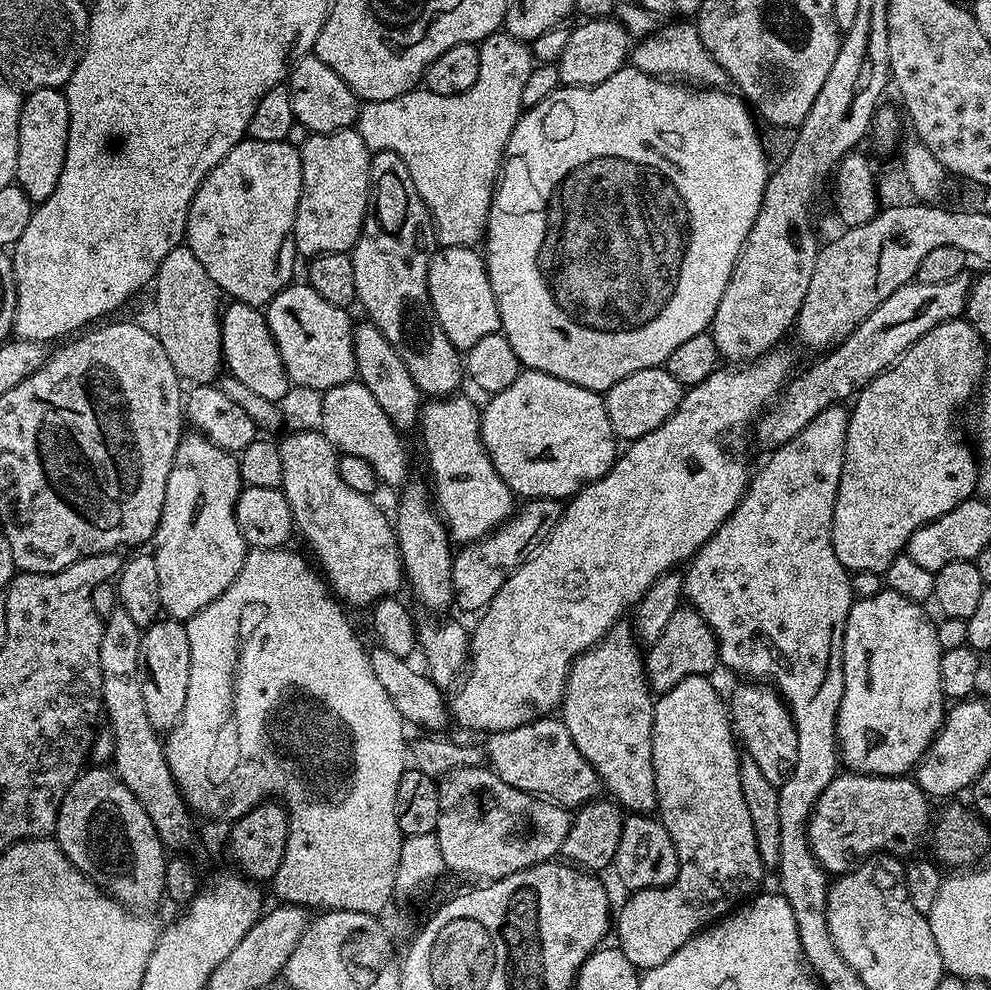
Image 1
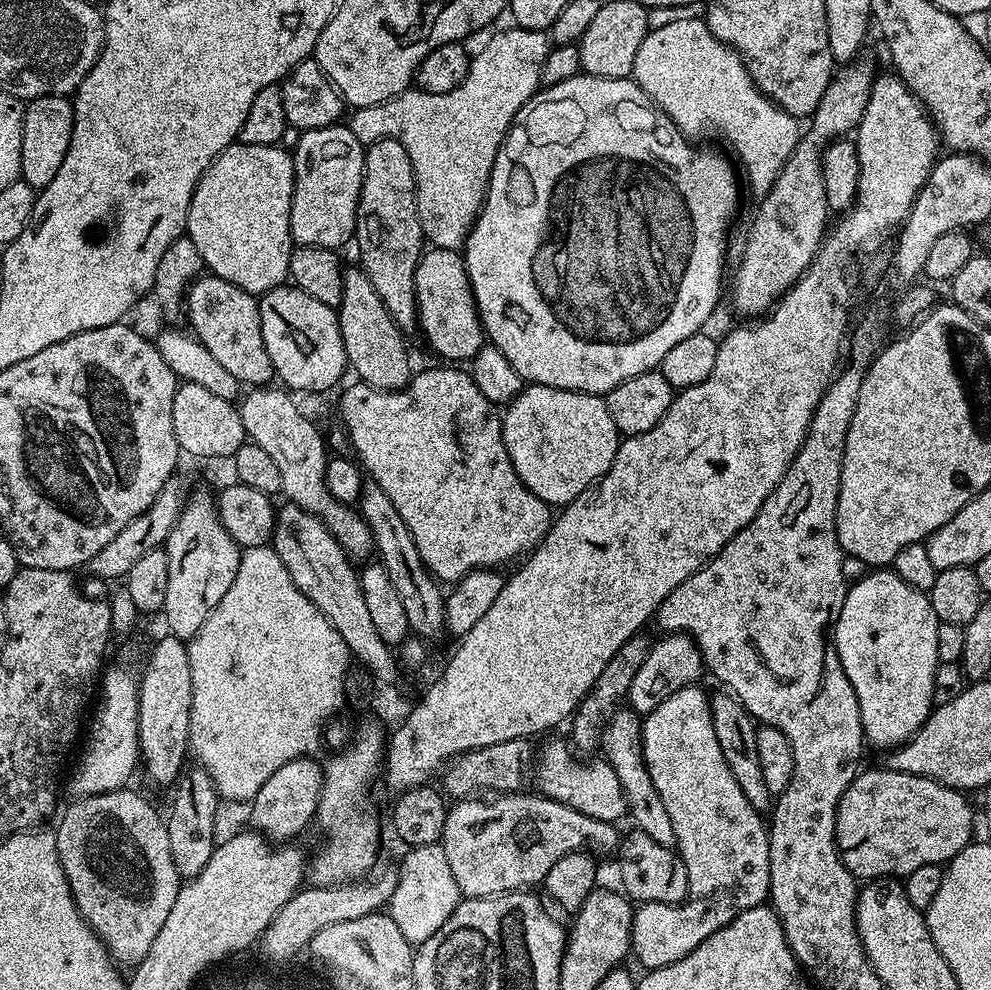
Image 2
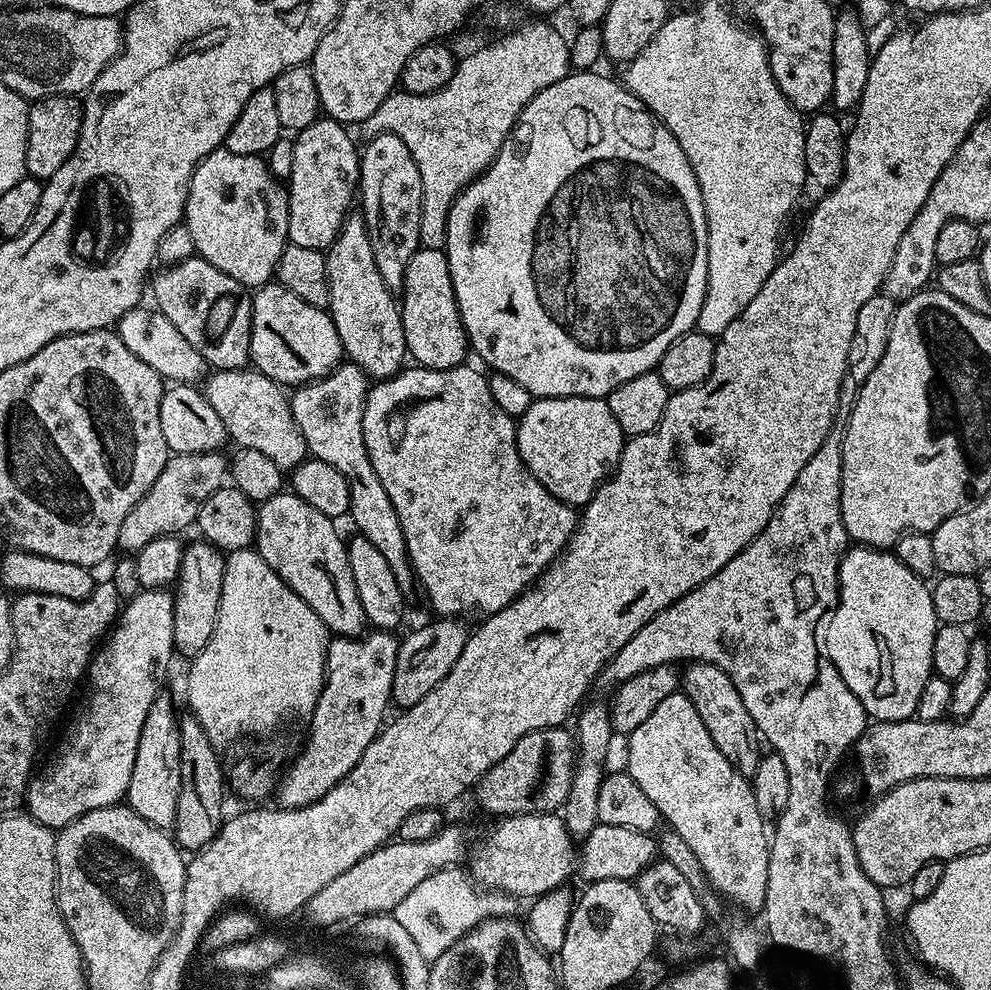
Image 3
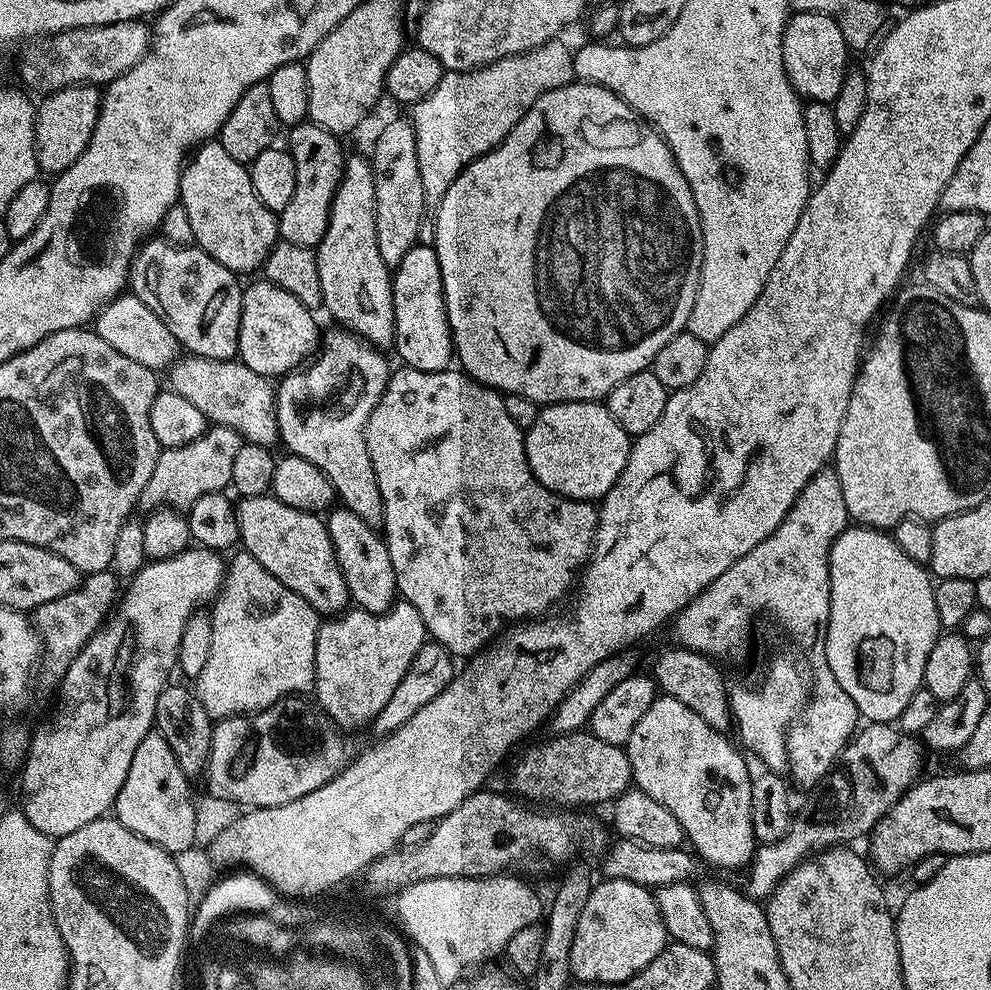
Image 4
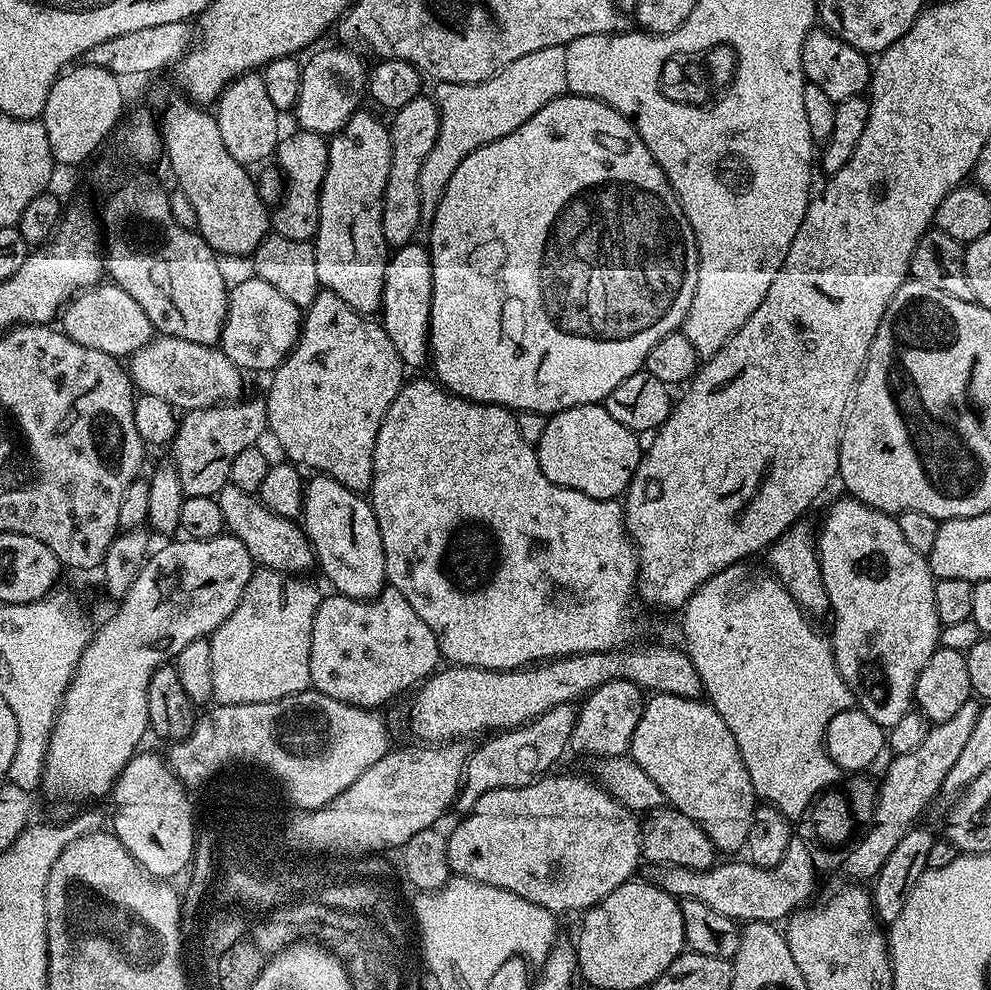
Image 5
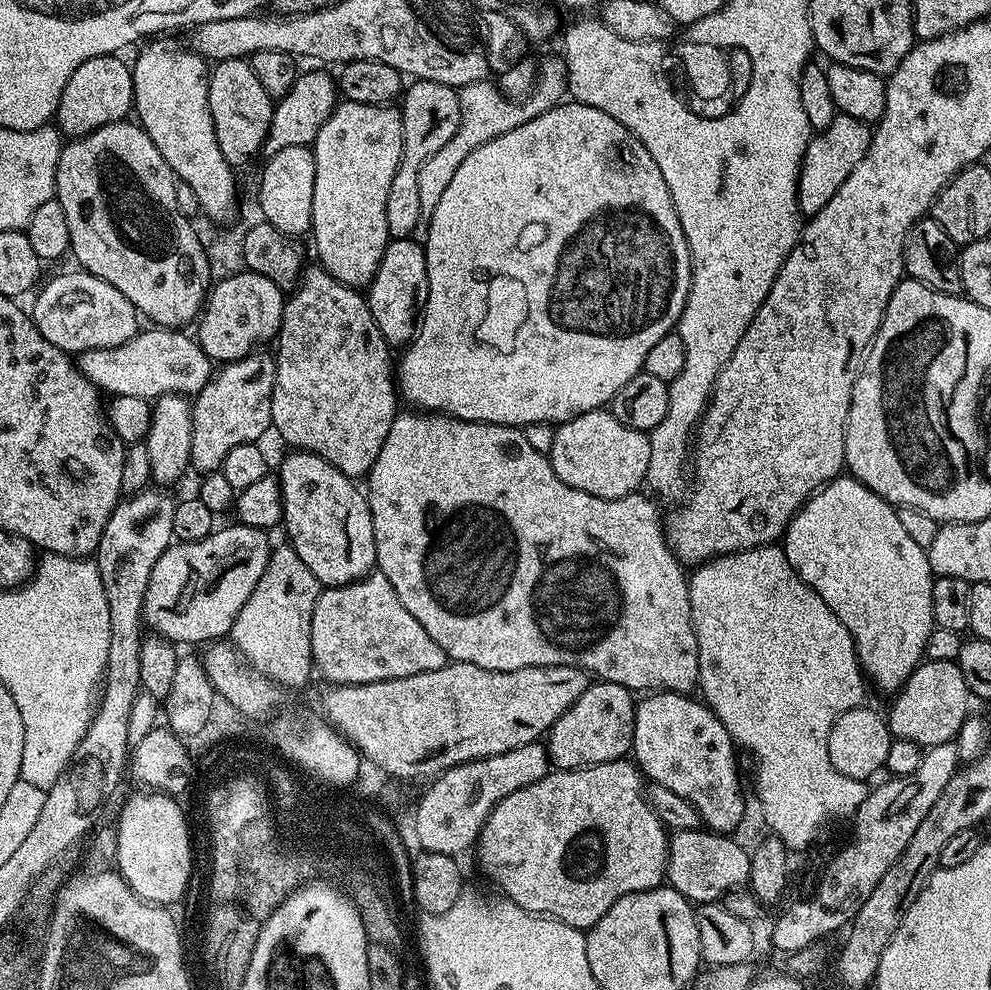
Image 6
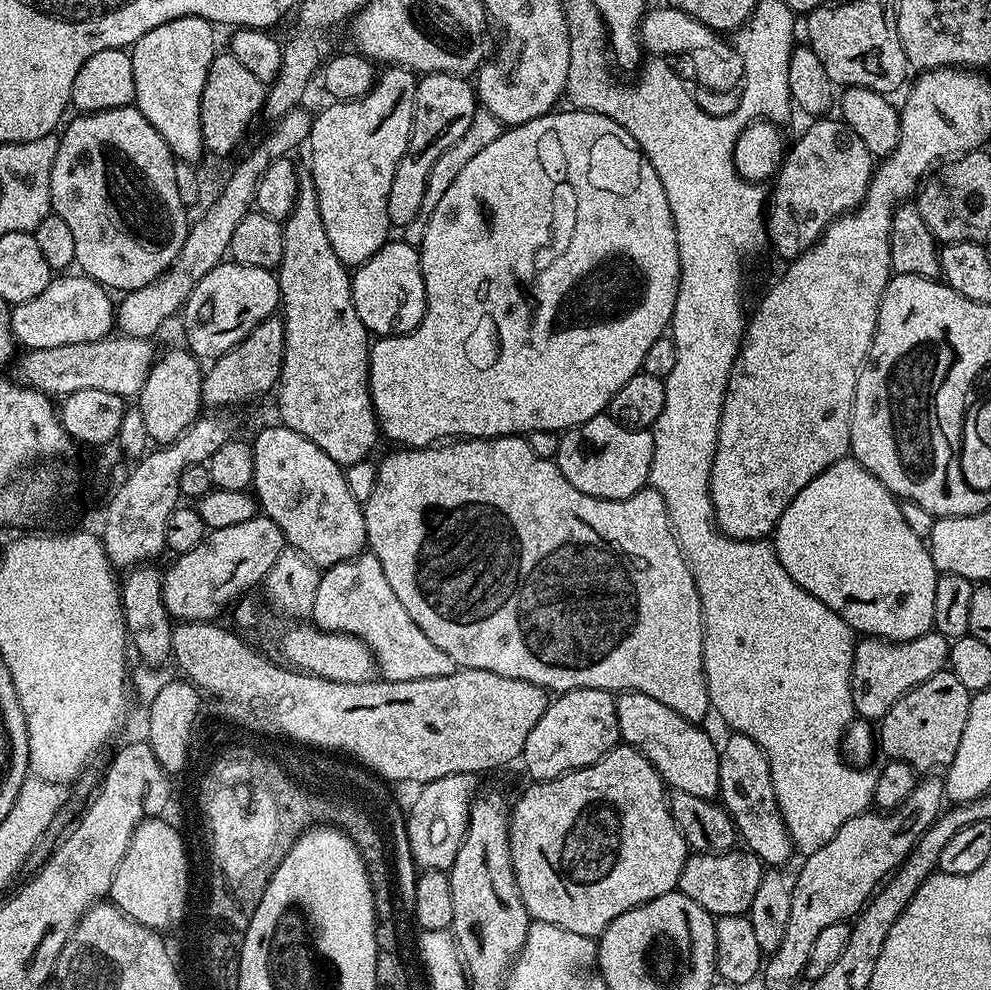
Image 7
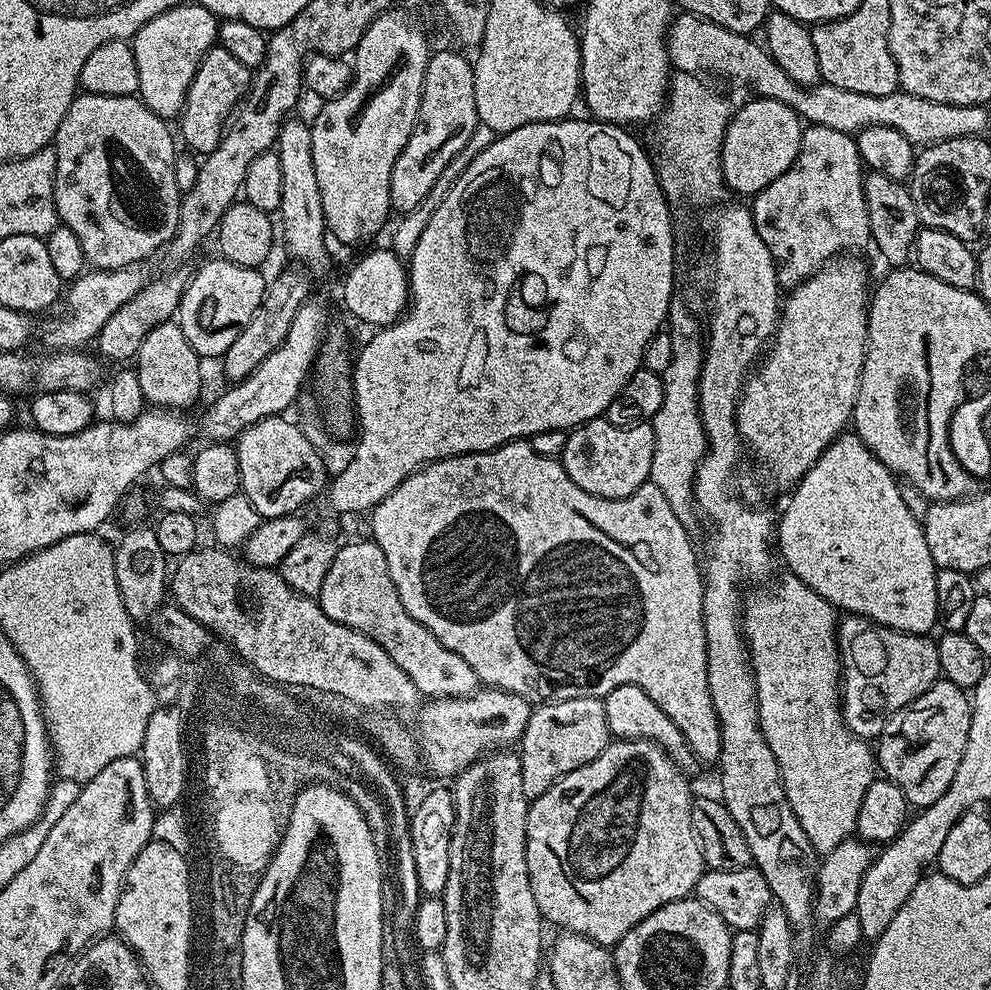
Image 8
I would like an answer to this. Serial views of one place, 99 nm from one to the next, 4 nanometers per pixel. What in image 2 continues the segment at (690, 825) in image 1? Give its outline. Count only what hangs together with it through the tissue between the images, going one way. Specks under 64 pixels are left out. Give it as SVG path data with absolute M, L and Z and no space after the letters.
M693 686L670 694L670 698L643 717L640 740L644 744L644 761L650 778L654 778L658 794L662 794L662 806L666 806L670 822L674 822L675 849L688 875L688 899L684 903L640 904L633 911L631 955L634 960L636 956L641 969L651 970L686 958L686 954L702 946L710 934L722 930L739 912L759 908L769 899L770 846L765 817L746 802L746 794L742 794L734 774L730 774L722 746L718 746L709 693L704 693L700 686Z

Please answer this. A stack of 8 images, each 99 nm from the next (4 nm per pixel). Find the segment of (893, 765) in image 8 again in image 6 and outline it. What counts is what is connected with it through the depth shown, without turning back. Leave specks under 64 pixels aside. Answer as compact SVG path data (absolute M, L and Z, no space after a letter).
M925 659L912 671L910 678L895 693L892 709L886 712L888 728L897 740L909 740L927 750L955 741L970 715L968 703L974 697L955 660Z

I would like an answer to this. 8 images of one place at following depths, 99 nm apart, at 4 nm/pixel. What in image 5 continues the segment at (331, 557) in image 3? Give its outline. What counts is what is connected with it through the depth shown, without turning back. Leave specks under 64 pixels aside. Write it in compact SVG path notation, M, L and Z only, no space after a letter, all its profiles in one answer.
M232 483L218 493L216 501L222 510L225 529L238 537L246 550L250 550L250 558L257 565L289 574L303 573L302 570L315 565L312 544L296 520L274 514L253 493L238 490L238 486Z

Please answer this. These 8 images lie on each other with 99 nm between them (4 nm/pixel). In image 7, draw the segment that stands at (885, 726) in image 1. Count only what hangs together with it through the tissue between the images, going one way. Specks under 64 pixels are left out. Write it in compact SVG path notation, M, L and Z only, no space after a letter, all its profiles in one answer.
M845 458L834 462L826 470L822 470L822 474L818 474L818 478L811 480L793 498L790 506L786 506L782 518L776 524L774 547L782 566L786 566L786 574L790 574L790 578L794 578L794 582L798 582L798 586L802 586L802 590L814 594L814 598L818 598L823 604L830 606L830 610L834 610L834 614L838 614L838 618L846 621L853 633L863 634L868 638L899 642L913 640L922 634L933 631L934 586L938 573L932 561L932 554L928 551L927 543L920 540L918 534L914 534L914 530L910 530L910 526L906 526L906 518L902 518L900 500L893 496L890 490L886 490L886 486L882 486L882 482L878 482L878 478L874 478L874 474L870 474L870 470L863 468L857 460Z

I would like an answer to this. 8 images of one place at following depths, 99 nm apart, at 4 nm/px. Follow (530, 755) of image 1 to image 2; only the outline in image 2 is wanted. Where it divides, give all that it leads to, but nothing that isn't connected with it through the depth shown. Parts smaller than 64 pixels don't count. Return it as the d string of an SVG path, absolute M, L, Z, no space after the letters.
M567 739L548 740L538 748L540 773L536 776L536 784L540 787L537 788L539 795L562 802L595 820L620 822L620 819L625 819L628 799L622 790L622 782L618 782L618 774L614 774L614 766L610 766L603 758L597 758L593 764L583 764L576 759L580 758Z

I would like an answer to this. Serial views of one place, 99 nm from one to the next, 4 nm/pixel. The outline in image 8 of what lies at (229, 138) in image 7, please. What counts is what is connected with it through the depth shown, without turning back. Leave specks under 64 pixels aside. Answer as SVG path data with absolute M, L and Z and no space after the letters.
M213 46L200 60L198 70L190 82L190 90L186 94L184 108L180 111L178 136L189 153L203 158L210 155L224 137L224 123L228 115L236 109L237 104L244 99L252 83L253 73L238 58L233 58L225 48Z

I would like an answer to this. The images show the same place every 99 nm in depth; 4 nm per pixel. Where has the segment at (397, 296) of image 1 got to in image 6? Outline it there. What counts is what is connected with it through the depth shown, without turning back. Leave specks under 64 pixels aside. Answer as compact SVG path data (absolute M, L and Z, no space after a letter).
M413 79L402 93L400 117L404 131L402 158L394 182L390 182L390 195L386 197L386 226L389 237L394 240L409 239L418 222L422 210L418 199L418 170L422 170L422 162L426 162L430 154L442 150L442 146L454 138L460 121L459 91L442 82Z

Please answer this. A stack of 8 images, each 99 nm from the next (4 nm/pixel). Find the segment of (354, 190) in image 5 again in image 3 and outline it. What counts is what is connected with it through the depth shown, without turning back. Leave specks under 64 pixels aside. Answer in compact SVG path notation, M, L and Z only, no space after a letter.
M352 214L345 220L336 241L326 250L328 257L328 281L330 282L330 302L327 311L338 330L340 345L344 347L344 356L358 365L365 376L373 381L387 380L405 367L408 347L402 330L400 305L397 297L382 282L378 274L378 265L374 263L374 250L370 250L370 234L364 225L363 215Z

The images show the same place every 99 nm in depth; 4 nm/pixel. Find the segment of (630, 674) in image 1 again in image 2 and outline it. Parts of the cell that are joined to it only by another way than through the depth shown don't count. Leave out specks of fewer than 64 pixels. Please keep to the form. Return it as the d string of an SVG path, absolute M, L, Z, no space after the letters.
M624 706L612 713L608 723L600 733L600 748L603 759L614 766L614 774L618 774L618 782L622 782L622 790L628 799L627 815L632 816L635 831L650 834L654 842L667 848L676 847L674 838L674 822L670 822L670 814L666 814L666 806L662 806L662 794L658 794L658 786L654 786L654 778L650 778L648 767L644 761L644 744L640 740L642 720L631 708Z

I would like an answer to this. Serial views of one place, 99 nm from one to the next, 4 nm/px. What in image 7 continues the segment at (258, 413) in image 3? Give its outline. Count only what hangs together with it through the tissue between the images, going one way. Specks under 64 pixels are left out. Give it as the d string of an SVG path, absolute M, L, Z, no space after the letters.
M112 334L94 342L34 348L23 353L25 356L20 360L19 379L27 387L36 388L53 398L69 396L74 394L74 390L106 390L106 394L136 398L154 363L152 343L151 339Z

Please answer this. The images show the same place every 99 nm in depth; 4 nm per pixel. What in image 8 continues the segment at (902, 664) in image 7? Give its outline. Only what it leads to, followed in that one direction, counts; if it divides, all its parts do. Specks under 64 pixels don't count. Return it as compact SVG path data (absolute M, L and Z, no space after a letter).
M848 614L839 621L836 642L842 661L844 725L859 739L871 741L879 737L880 731L893 714L914 702L914 698L926 694L932 683L941 679L936 640L931 635L915 636L909 632L899 632L893 628L884 628L864 616Z

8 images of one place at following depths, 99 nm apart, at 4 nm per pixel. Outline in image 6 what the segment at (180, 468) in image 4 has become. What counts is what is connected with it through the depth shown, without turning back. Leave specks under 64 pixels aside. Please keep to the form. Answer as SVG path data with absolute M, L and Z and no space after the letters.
M252 350L247 356L232 358L224 369L217 371L208 380L204 389L197 392L191 401L192 406L192 441L190 442L190 464L200 474L207 474L219 469L220 464L230 454L234 446L242 446L259 441L264 431L272 428L272 387L276 377L276 357L268 350Z

